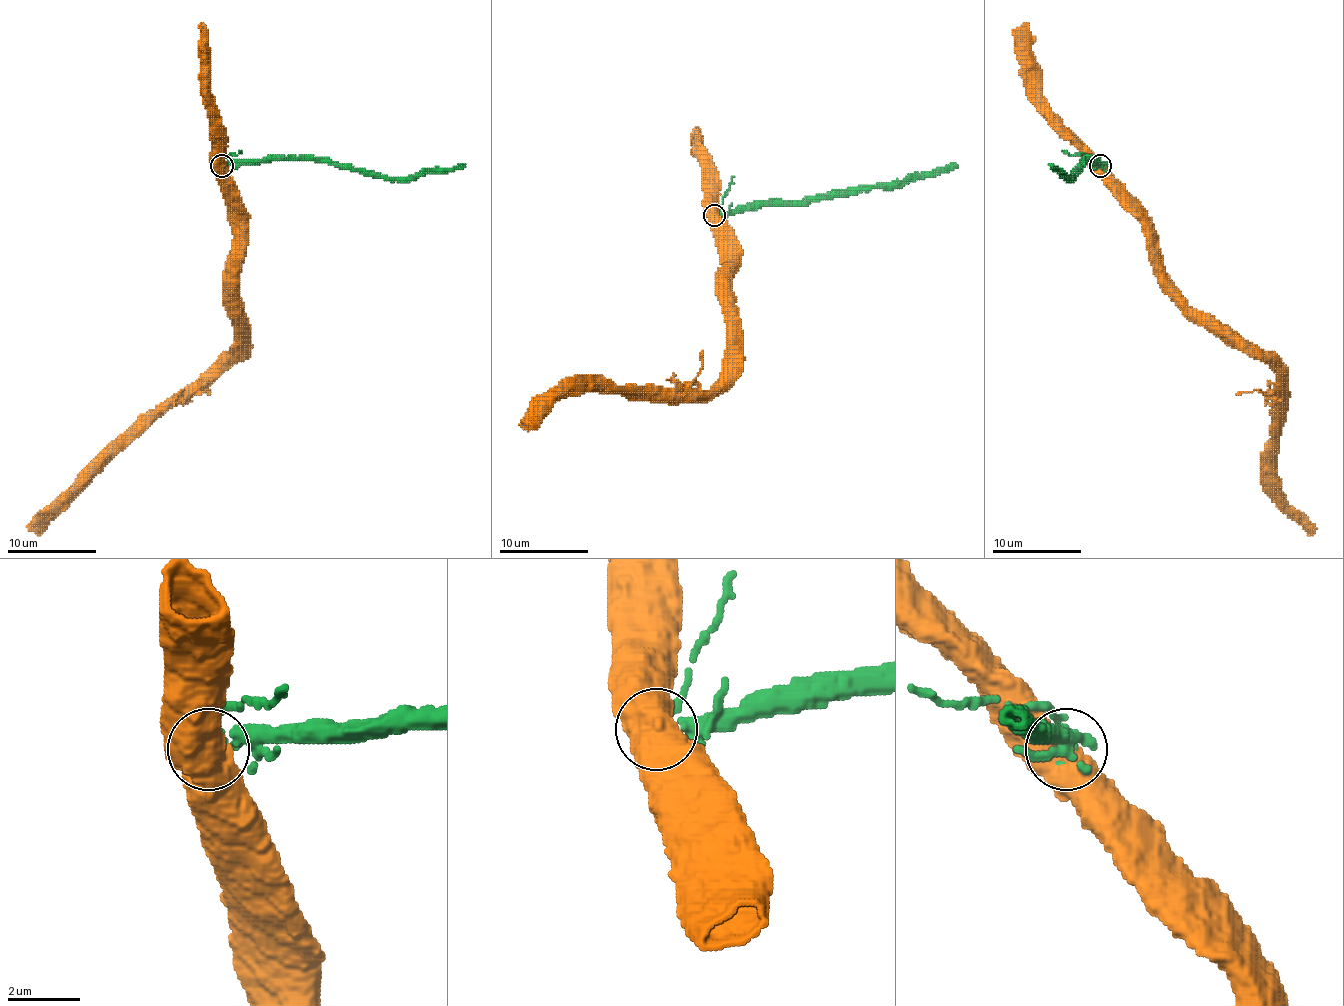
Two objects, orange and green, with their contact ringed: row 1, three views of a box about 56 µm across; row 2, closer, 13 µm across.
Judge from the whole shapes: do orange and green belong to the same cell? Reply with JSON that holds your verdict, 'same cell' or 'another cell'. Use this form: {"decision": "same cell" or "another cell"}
{"decision": "another cell"}

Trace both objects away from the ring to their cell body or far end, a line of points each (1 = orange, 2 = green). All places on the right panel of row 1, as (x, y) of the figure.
1: (1100, 166), (1147, 215), (1165, 276), (1187, 305), (1276, 367), (1276, 477), (1285, 502), (1308, 519), (1305, 531)
2: (1100, 166), (1091, 159), (1071, 177), (1051, 166)

